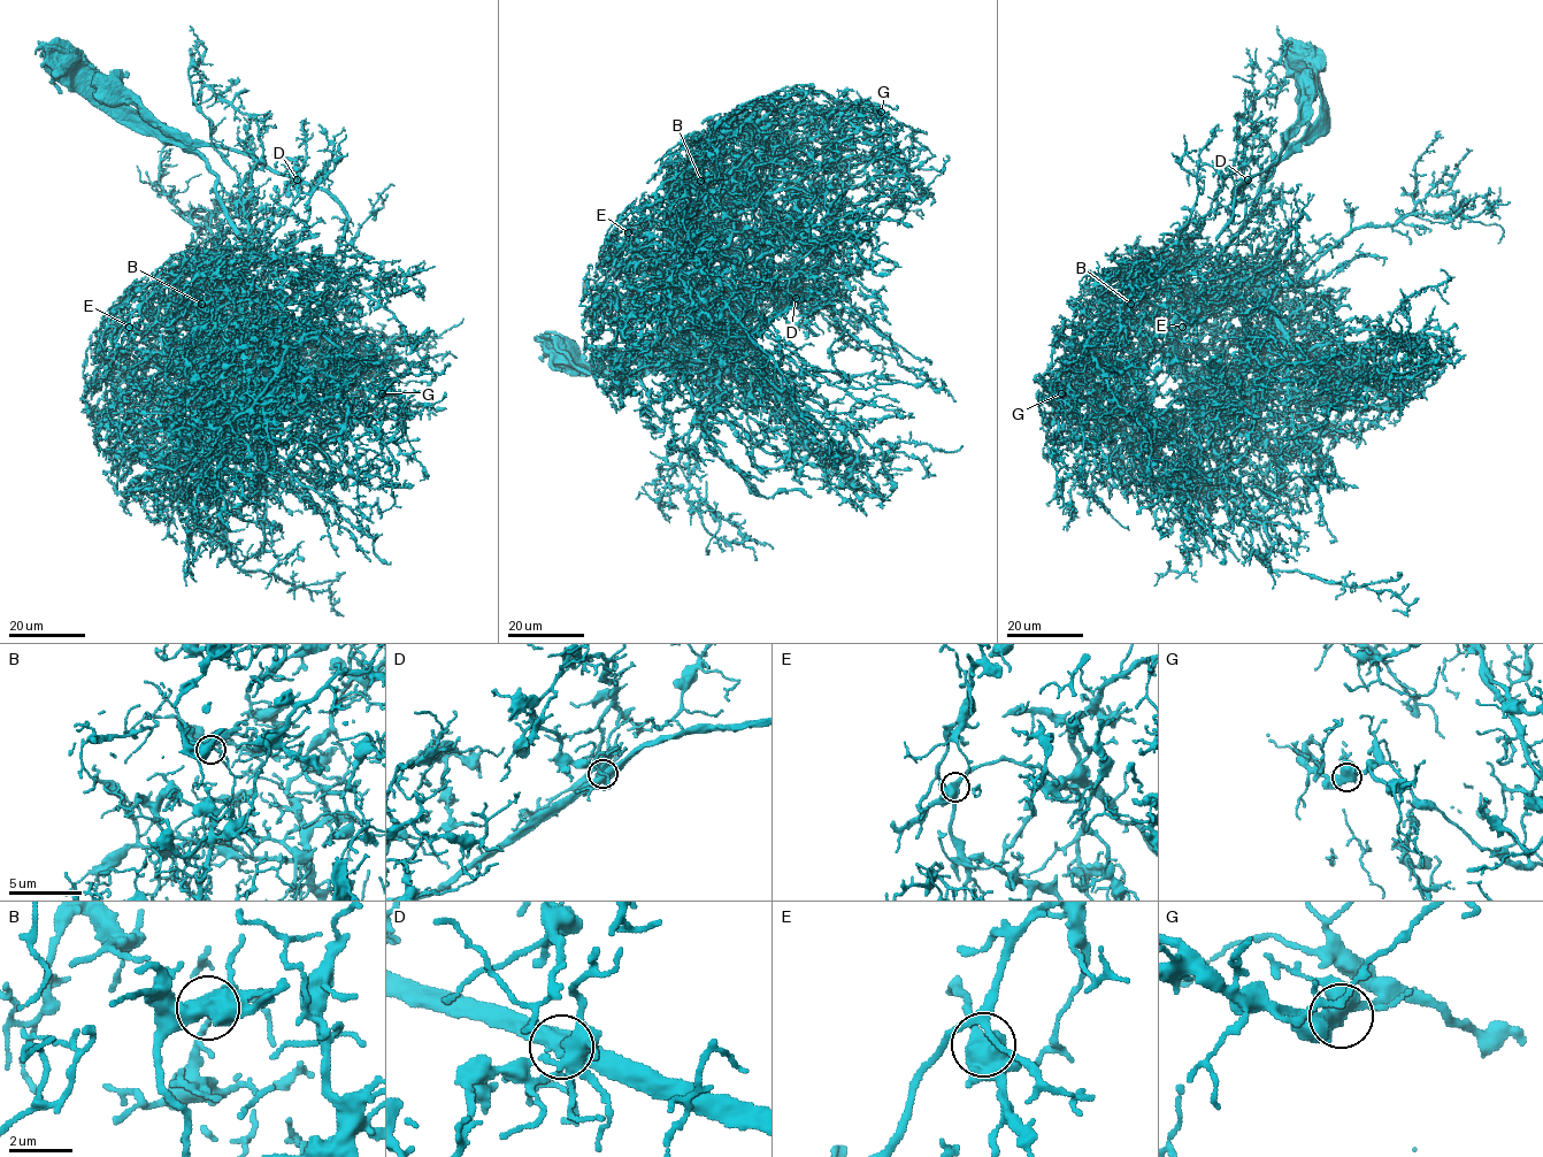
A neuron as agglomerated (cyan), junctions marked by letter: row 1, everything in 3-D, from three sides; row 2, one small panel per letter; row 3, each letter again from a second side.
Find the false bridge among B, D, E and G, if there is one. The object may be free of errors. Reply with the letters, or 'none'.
D

